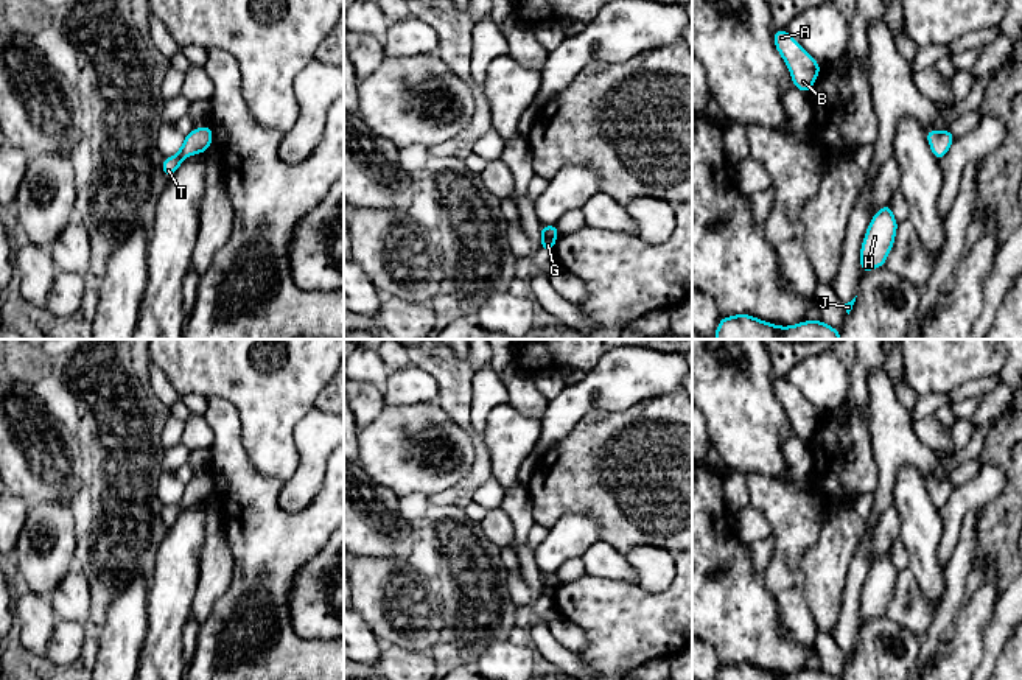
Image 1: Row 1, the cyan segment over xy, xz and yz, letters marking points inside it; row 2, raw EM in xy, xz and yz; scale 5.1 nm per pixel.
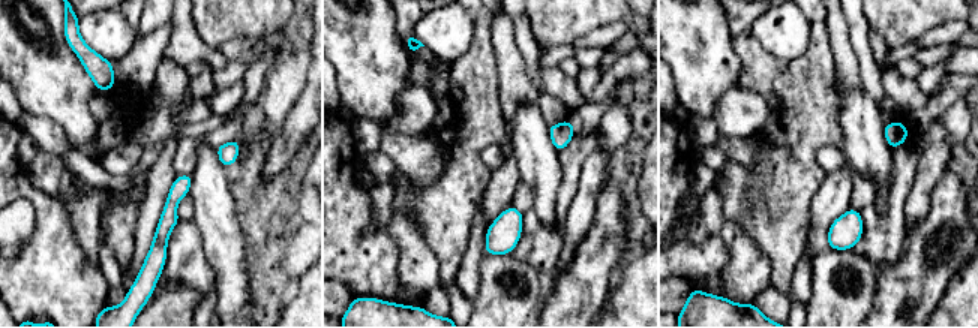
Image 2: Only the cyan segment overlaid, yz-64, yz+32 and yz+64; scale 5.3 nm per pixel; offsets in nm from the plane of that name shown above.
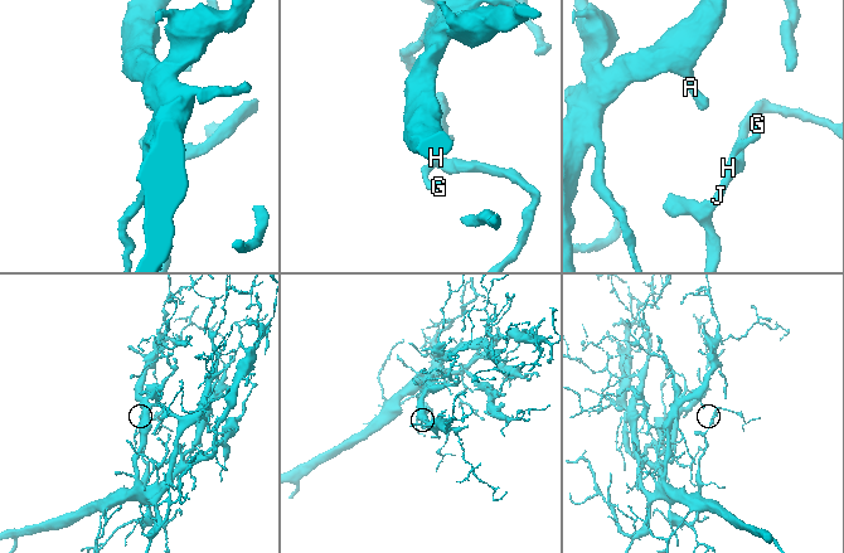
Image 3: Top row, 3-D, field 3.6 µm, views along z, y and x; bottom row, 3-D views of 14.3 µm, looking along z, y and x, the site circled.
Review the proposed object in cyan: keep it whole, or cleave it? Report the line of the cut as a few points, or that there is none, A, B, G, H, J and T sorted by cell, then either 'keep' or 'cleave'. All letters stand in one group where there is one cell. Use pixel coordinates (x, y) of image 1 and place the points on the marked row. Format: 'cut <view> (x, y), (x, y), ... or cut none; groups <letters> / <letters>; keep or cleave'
cut none; groups A B G H J T; keep

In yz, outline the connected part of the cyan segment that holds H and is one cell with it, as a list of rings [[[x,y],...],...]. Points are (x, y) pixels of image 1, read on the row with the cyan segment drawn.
[[[890,202],[871,218],[860,247],[862,274],[885,266],[887,257],[893,249],[898,224]]]

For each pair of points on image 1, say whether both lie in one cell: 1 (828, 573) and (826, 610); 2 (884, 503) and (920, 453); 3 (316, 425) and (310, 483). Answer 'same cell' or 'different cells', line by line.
1: same cell
2: same cell
3: same cell

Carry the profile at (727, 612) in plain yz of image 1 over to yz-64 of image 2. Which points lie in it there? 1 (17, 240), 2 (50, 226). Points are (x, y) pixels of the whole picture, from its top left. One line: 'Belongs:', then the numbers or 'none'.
Belongs: 2

